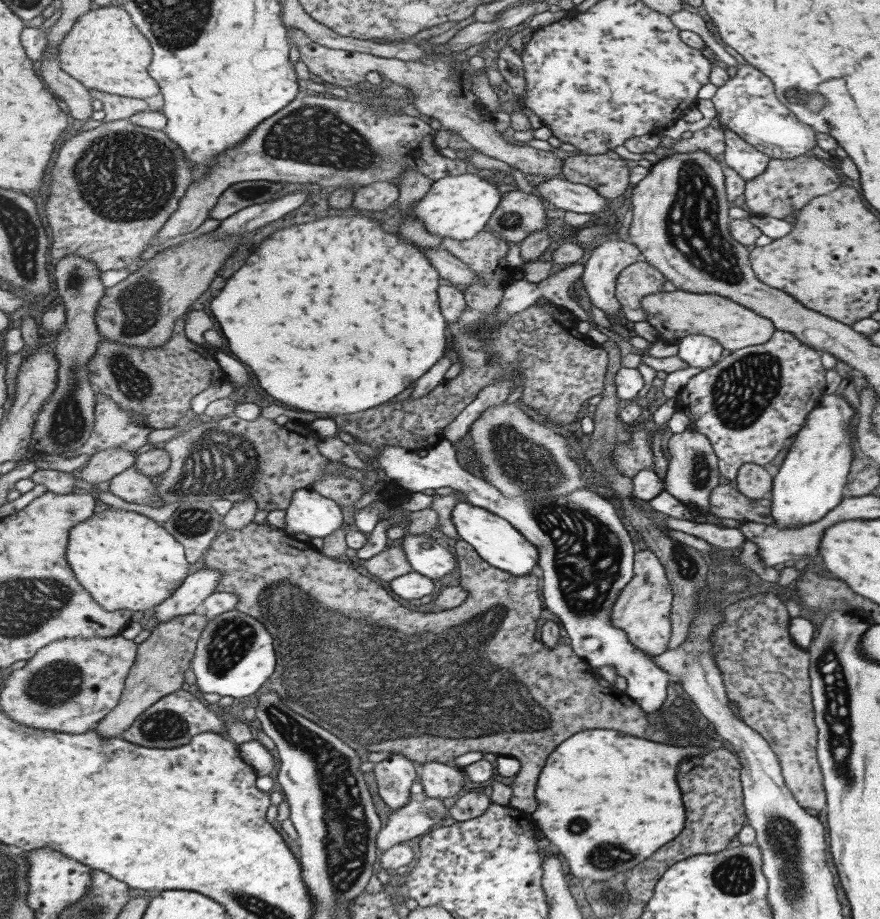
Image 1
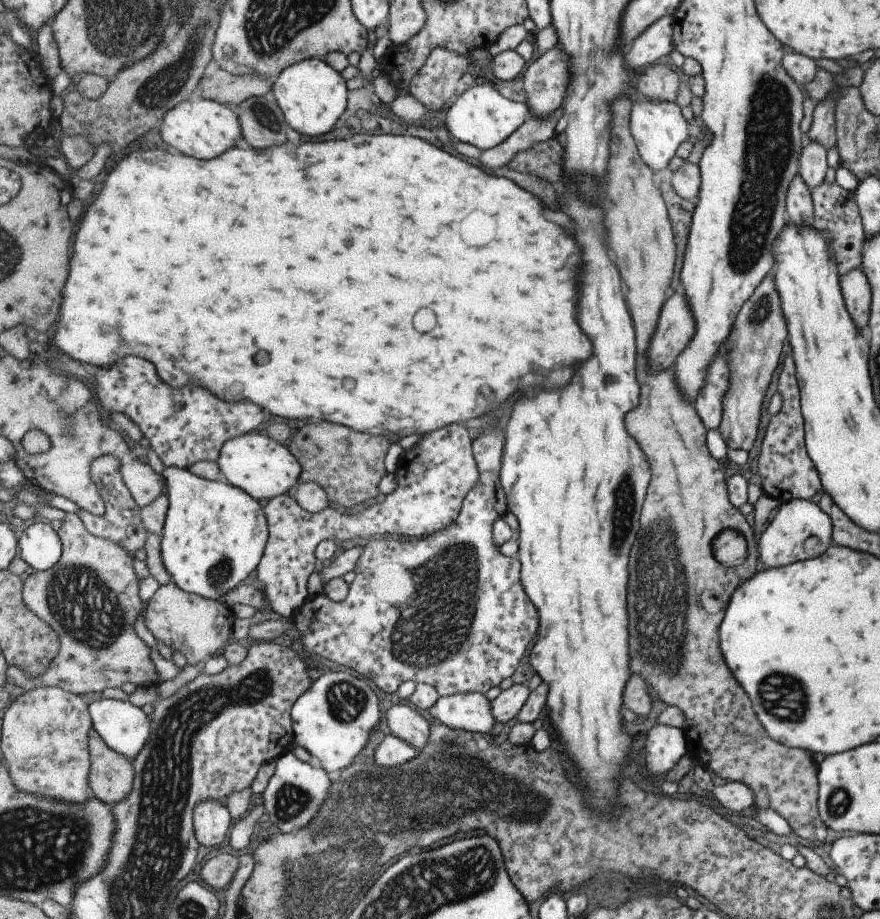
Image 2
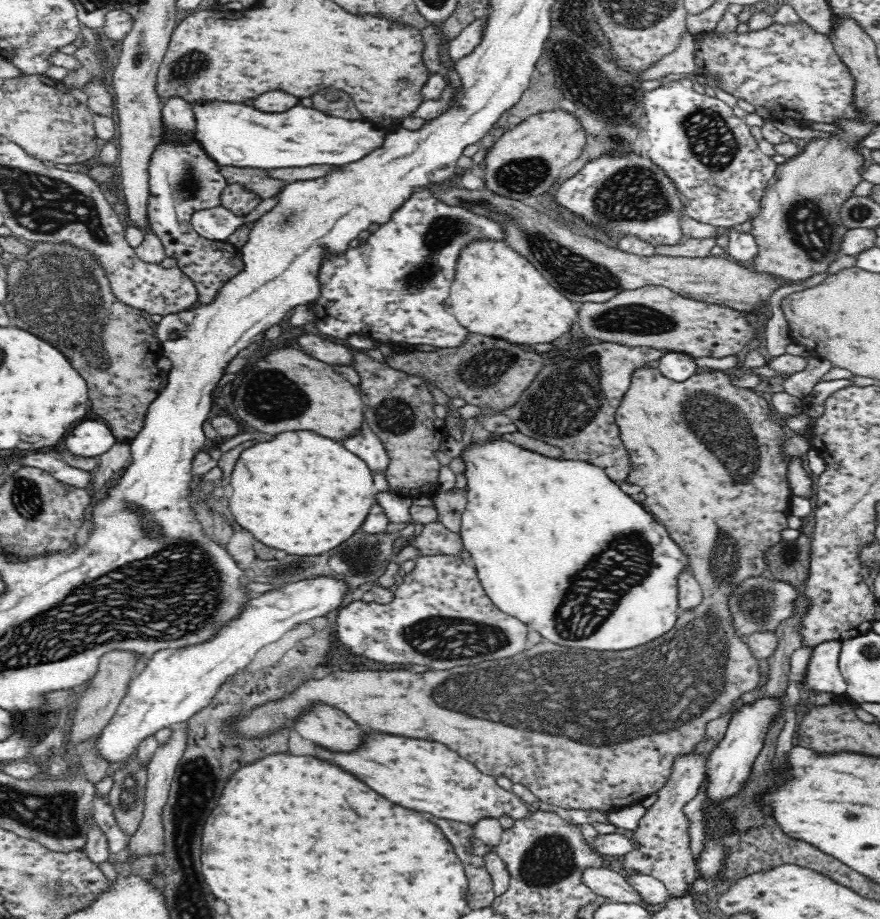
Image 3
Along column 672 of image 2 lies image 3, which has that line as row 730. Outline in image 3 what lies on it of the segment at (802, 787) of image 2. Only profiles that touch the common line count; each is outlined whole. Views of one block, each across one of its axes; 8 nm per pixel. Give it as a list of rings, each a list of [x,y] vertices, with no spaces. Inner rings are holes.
[[[640,368],[636,372],[632,372],[632,382],[630,382],[630,390],[626,392],[626,396],[622,398],[622,404],[616,408],[616,424],[620,428],[620,438],[624,442],[624,448],[628,450],[630,462],[632,462],[632,472],[628,474],[628,482],[630,484],[638,484],[646,496],[654,496],[654,506],[646,506],[648,512],[652,512],[658,522],[662,522],[670,534],[670,538],[682,548],[682,552],[686,552],[686,558],[690,562],[690,572],[696,576],[696,582],[702,586],[702,604],[698,604],[692,610],[682,612],[680,610],[680,618],[676,620],[676,626],[660,636],[656,642],[648,642],[642,644],[638,648],[630,648],[630,650],[606,650],[606,652],[594,652],[594,650],[584,650],[584,648],[566,648],[566,646],[558,646],[550,640],[544,640],[532,648],[526,648],[524,652],[510,656],[510,658],[502,658],[502,660],[486,660],[480,664],[472,664],[472,666],[458,666],[454,670],[430,670],[424,674],[414,674],[410,670],[392,670],[392,672],[374,672],[374,670],[358,670],[358,672],[334,672],[326,678],[320,680],[308,680],[302,686],[298,686],[292,694],[284,696],[288,700],[280,700],[280,702],[270,702],[270,704],[262,704],[262,706],[254,706],[248,714],[244,714],[242,718],[234,718],[228,722],[228,730],[234,730],[238,734],[246,734],[250,736],[262,736],[266,732],[274,732],[280,726],[286,726],[288,722],[292,722],[294,718],[298,718],[300,714],[304,714],[310,706],[314,706],[312,702],[324,702],[328,706],[334,706],[338,710],[344,710],[356,724],[360,724],[362,728],[370,730],[370,732],[382,732],[382,734],[398,734],[398,736],[406,736],[406,738],[416,738],[416,740],[430,740],[430,742],[440,742],[446,744],[450,750],[458,752],[464,760],[472,762],[480,772],[488,774],[488,776],[506,776],[508,780],[512,780],[514,784],[524,784],[532,794],[536,794],[544,804],[548,806],[558,806],[564,810],[594,810],[598,816],[604,816],[606,812],[616,812],[616,810],[624,810],[624,806],[634,808],[634,796],[632,794],[658,794],[660,788],[664,788],[664,784],[668,782],[672,768],[674,768],[674,760],[678,756],[684,754],[692,754],[696,750],[696,744],[700,744],[706,736],[706,726],[708,722],[720,718],[722,714],[726,714],[732,708],[732,702],[738,698],[744,698],[746,694],[750,694],[752,690],[758,688],[760,684],[760,662],[754,658],[754,654],[750,652],[748,644],[744,638],[740,638],[736,634],[736,628],[732,624],[730,618],[730,610],[728,610],[728,596],[734,592],[734,586],[742,584],[748,578],[754,576],[764,576],[768,574],[768,564],[766,564],[766,552],[770,546],[778,544],[780,540],[784,540],[780,534],[784,528],[788,528],[788,516],[792,514],[790,508],[790,498],[792,498],[792,488],[788,484],[788,466],[790,466],[790,458],[788,454],[782,454],[782,446],[786,440],[786,428],[774,418],[776,412],[770,406],[770,398],[762,396],[762,394],[754,394],[752,390],[746,388],[734,388],[734,384],[730,384],[734,378],[728,378],[724,372],[710,372],[706,370],[704,374],[694,374],[684,382],[674,382],[670,378],[666,378],[660,368]],[[742,496],[742,498],[736,498]],[[746,540],[746,542],[744,542]],[[718,550],[718,552],[716,552]],[[650,662],[650,664],[648,664]],[[654,664],[658,668],[654,668]],[[572,682],[572,684],[570,684]],[[558,684],[564,684],[564,690],[556,690]],[[650,702],[658,702],[656,708],[650,708]],[[502,704],[502,708],[500,708]],[[236,724],[236,728],[232,726]],[[620,746],[622,746],[622,754],[620,754]]]

